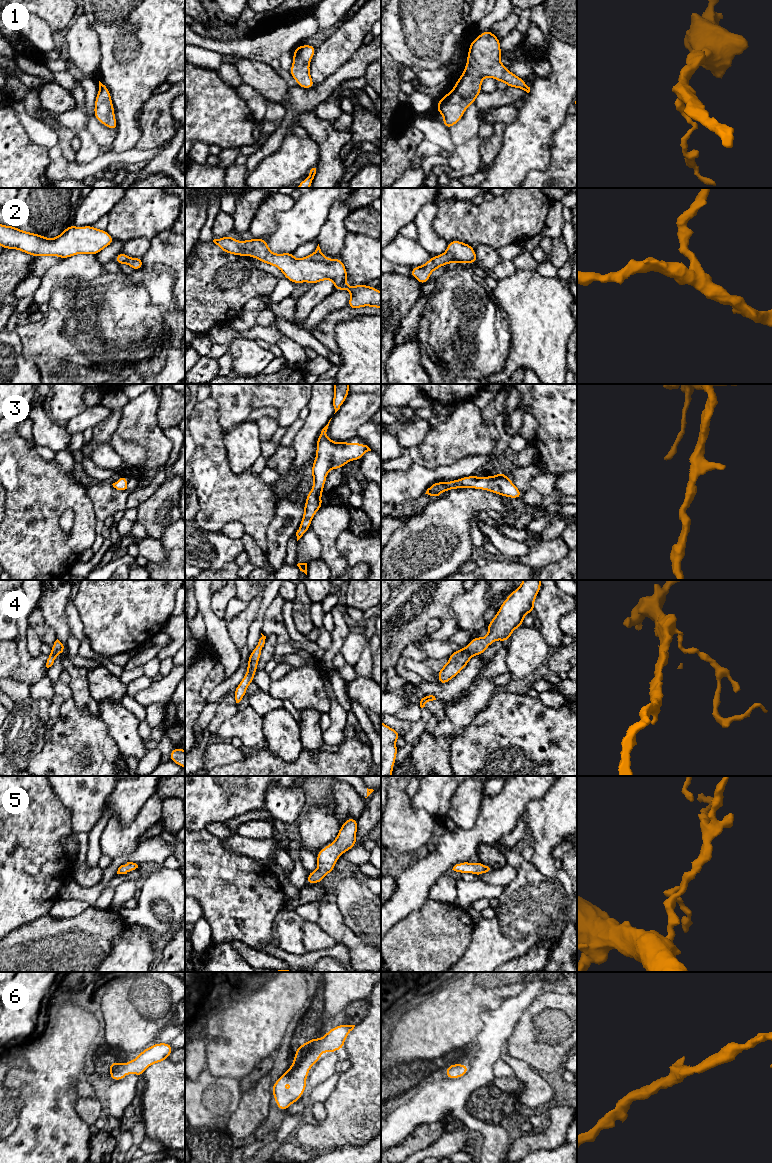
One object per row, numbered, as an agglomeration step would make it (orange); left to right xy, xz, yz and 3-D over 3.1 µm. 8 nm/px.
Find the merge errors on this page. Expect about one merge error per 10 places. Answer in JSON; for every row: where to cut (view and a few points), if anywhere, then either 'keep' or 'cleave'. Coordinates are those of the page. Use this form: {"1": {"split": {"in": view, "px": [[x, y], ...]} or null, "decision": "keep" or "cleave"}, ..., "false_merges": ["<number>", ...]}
{"1": {"split": null, "decision": "keep"}, "2": {"split": null, "decision": "keep"}, "3": {"split": null, "decision": "keep"}, "4": {"split": null, "decision": "keep"}, "5": {"split": null, "decision": "keep"}, "6": {"split": null, "decision": "keep"}, "false_merges": []}

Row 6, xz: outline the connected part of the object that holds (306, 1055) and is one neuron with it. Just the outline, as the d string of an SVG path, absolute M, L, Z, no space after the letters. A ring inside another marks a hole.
M349 1024L336 1026L329 1030L321 1039L311 1038L310 1041L304 1042L300 1047L297 1047L292 1065L272 1086L273 1098L280 1110L286 1111L292 1103L301 1099L301 1094L307 1089L305 1083L310 1068L321 1059L323 1051L331 1053L343 1049L347 1035L354 1027L355 1025Z

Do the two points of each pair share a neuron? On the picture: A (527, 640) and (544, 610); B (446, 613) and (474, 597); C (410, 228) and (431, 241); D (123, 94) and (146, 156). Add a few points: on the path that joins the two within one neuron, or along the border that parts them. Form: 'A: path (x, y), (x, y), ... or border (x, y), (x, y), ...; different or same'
A: border (538, 629), (544, 641), (550, 647); different
B: border (464, 590), (452, 602), (460, 629); different
C: border (414, 221), (417, 227), (417, 239); different
D: border (134, 147), (120, 154); different

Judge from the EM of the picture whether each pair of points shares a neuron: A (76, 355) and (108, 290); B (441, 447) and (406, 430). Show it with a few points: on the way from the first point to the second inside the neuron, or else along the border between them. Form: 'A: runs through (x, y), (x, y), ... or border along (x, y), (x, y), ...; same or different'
A: runs through (79, 339), (108, 310), (108, 306); same
B: border along (430, 427), (418, 444), (409, 446), (404, 451); different

